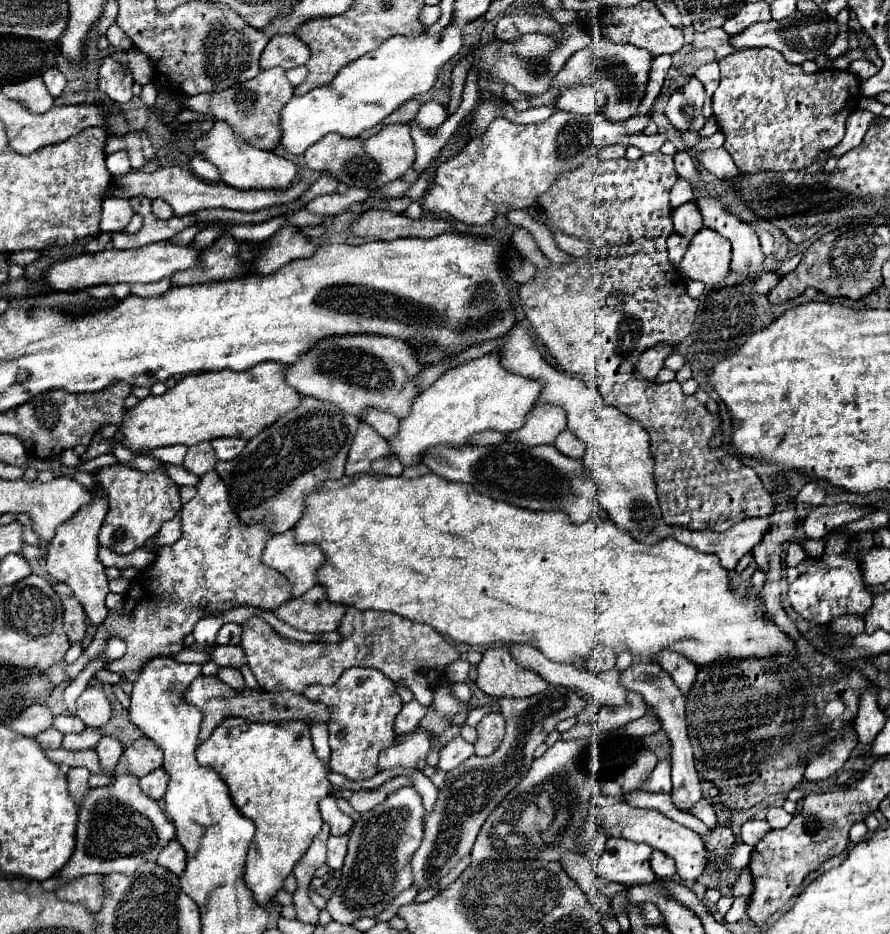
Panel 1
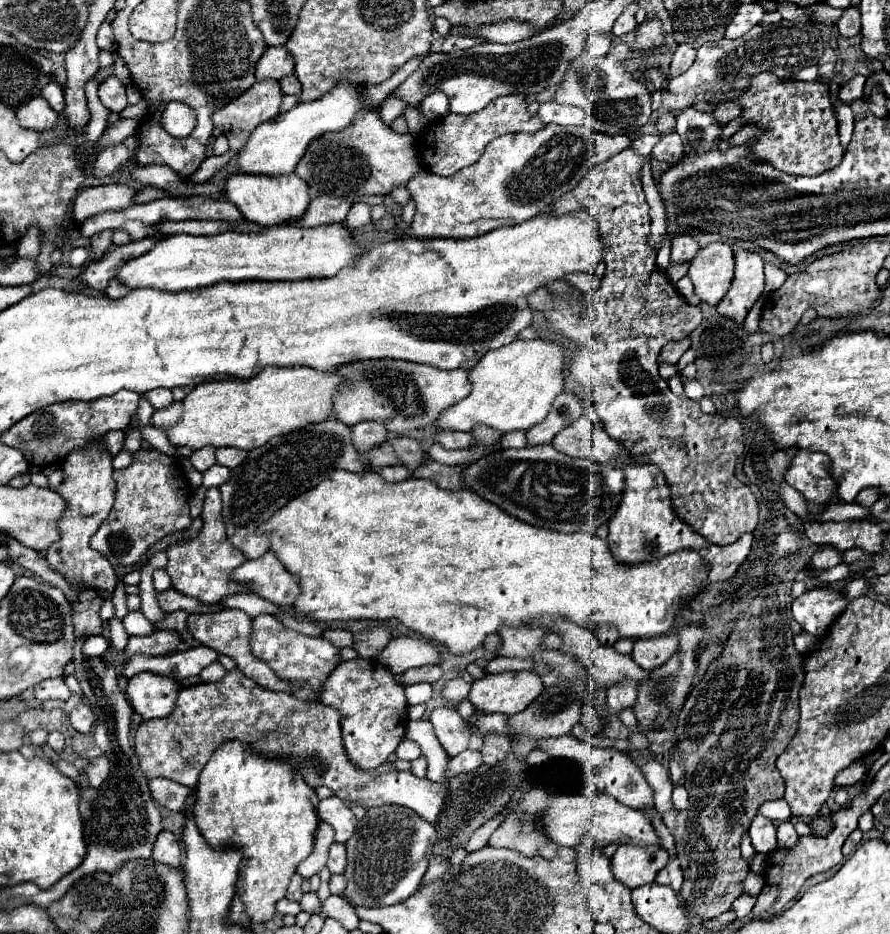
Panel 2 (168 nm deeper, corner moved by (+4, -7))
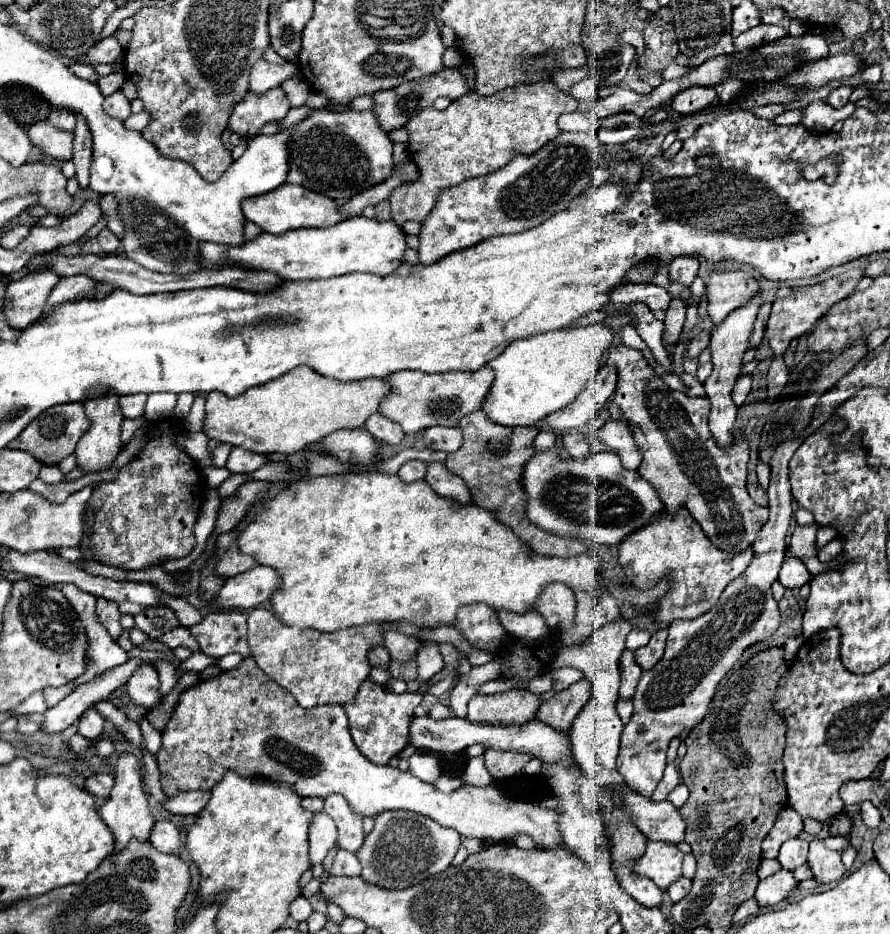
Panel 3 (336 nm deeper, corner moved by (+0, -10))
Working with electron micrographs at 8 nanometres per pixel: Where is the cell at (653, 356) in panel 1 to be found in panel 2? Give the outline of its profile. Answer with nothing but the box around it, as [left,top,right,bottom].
[659,337,691,365]

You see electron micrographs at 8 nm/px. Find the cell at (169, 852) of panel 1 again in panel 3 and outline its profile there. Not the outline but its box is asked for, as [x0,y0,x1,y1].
[149,820,181,854]

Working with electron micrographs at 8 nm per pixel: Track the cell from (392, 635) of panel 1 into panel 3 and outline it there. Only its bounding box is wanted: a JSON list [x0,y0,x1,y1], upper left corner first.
[189,612,251,658]

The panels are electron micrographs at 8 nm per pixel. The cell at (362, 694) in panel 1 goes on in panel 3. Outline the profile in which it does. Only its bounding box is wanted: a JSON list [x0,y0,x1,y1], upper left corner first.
[343,678,421,764]

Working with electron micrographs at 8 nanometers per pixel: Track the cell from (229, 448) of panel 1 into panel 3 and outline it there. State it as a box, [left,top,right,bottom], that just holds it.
[227,448,267,474]

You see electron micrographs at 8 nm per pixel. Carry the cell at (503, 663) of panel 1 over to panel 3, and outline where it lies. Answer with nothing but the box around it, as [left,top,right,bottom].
[469,690,541,722]

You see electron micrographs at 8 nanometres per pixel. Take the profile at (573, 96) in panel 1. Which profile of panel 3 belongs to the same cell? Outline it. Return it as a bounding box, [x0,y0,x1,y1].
[557,112,591,132]

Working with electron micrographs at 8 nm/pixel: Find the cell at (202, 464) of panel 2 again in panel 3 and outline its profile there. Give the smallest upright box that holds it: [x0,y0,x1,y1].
[211,444,231,468]

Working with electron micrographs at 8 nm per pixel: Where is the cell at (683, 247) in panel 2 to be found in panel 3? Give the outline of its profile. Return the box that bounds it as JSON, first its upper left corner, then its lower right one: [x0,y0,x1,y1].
[669,256,699,286]

